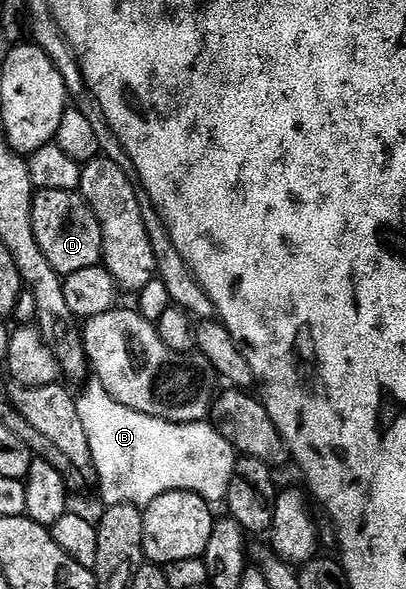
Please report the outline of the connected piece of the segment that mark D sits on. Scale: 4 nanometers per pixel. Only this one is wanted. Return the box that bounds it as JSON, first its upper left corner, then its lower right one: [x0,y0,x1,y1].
[31,190,103,277]

